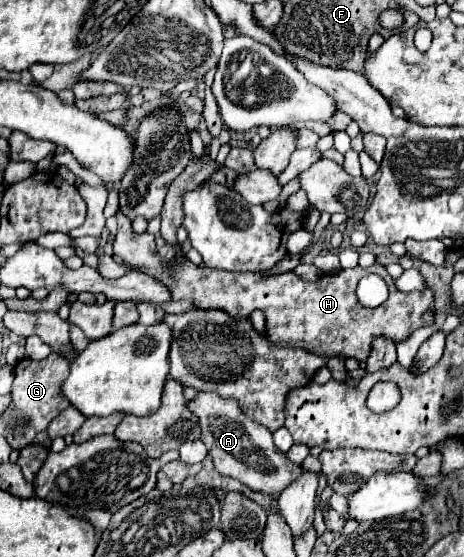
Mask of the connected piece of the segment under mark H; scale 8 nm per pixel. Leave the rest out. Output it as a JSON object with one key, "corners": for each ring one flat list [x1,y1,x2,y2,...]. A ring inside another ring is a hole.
{"corners":[[118,212,116,216,118,216,118,234,114,240,114,254,118,254,126,266,140,270,144,274,150,274,154,280,162,282,170,290,170,296,174,302,190,300,194,304,194,308,222,310,226,314,232,314,232,318,250,318,250,314,254,310,262,310,264,318,266,318,266,334,274,346,292,346,292,348,302,348,302,350,318,354,318,356,356,358,358,362,366,362,366,358,370,356,370,350,372,350,372,342,376,338,386,338,386,340,392,340,394,344,398,344,398,342,410,338,414,330,424,326,424,320,422,320,424,312,428,312,428,310,434,312,434,292,430,288,426,288,422,292,400,292,400,290,396,290,392,276,378,262,370,268,356,266,356,268,348,268,348,270,338,270,334,274,322,274,316,282,304,282,294,272,262,276,262,274,250,274,250,272,236,272,234,274,234,272,226,272,226,270,198,268,188,258,182,258,178,264,172,264,172,262,162,262,162,258,158,256,154,234,136,236,130,230,130,220,122,212],[366,274,378,274,380,278,384,278,384,282,390,288,388,300,378,308,364,308,358,302,356,286,358,286,360,278]]}

